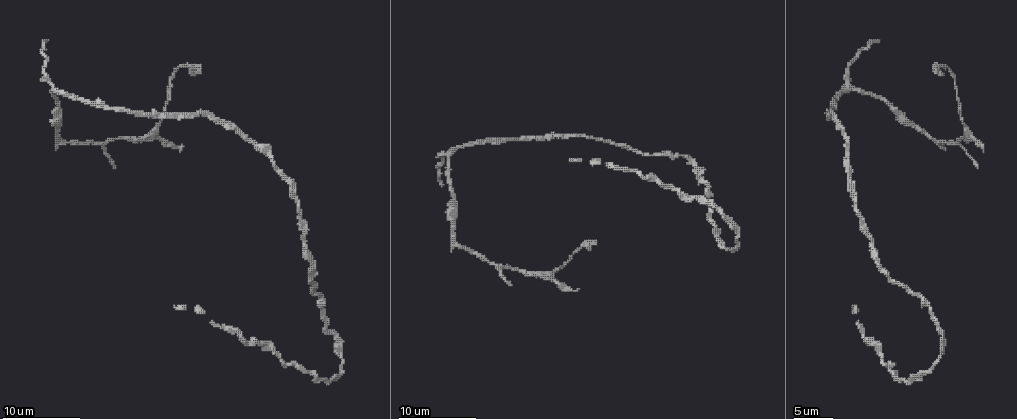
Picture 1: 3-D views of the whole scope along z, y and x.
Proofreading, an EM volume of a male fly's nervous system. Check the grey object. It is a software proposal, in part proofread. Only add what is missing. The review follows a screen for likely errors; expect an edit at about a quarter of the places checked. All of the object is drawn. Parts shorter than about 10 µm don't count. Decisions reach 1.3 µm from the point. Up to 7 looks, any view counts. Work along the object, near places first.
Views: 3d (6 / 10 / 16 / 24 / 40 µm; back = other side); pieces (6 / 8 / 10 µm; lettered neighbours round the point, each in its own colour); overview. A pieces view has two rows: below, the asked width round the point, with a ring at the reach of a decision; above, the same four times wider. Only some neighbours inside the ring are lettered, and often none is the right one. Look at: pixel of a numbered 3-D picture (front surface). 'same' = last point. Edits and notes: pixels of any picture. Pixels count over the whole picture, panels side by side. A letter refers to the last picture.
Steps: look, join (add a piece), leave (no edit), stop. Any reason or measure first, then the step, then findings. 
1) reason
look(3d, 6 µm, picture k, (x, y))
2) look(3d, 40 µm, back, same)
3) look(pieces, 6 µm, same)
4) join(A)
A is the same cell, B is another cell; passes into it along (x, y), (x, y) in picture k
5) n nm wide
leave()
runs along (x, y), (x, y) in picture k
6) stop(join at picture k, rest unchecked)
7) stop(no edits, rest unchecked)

branch stops here
look(pieces, 6 µm, picture 1, (114, 165))

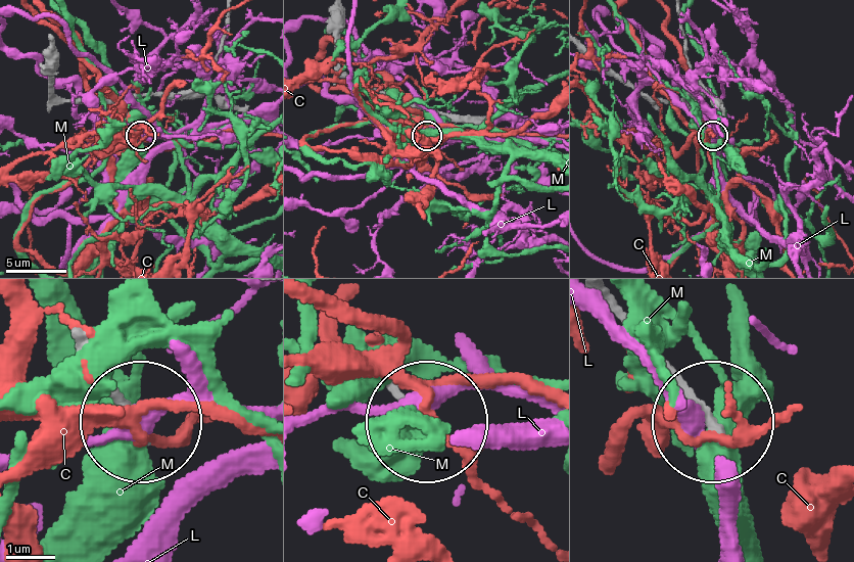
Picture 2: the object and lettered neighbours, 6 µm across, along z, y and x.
leave()
C, L and M are other cells; runs along (80, 356), (132, 412) in picture 2; no lettered piece goes on from it

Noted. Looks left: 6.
an open end
look(pieces, 8 µm, picture 1, (944, 147))

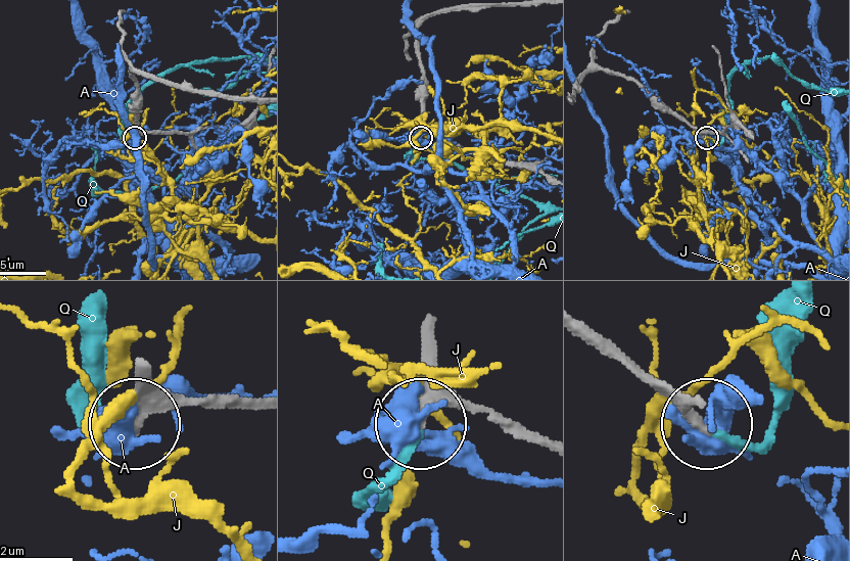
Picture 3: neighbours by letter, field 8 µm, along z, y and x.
join(Q)
Q is the same cell, A and J are other cells; it goes on there

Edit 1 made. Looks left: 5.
see it whole again
look(overview)

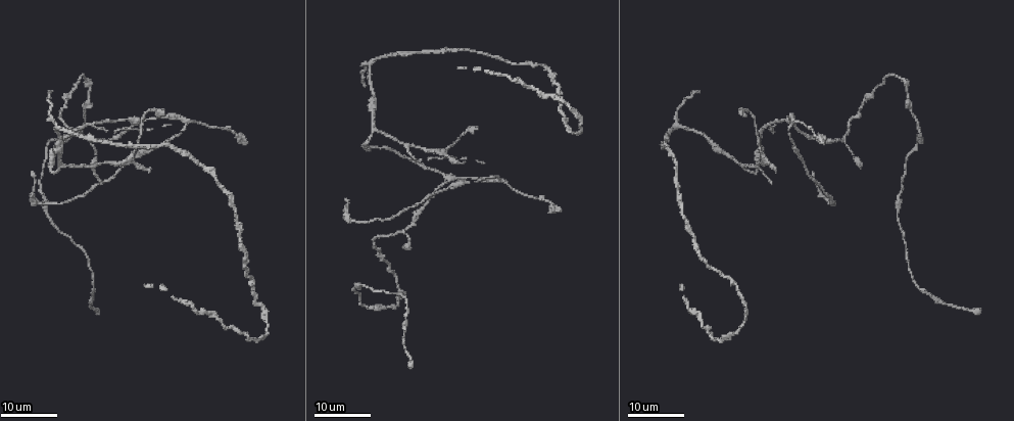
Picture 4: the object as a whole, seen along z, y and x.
branch stops here
look(3d, 24 µm, picture 4, (365, 86))

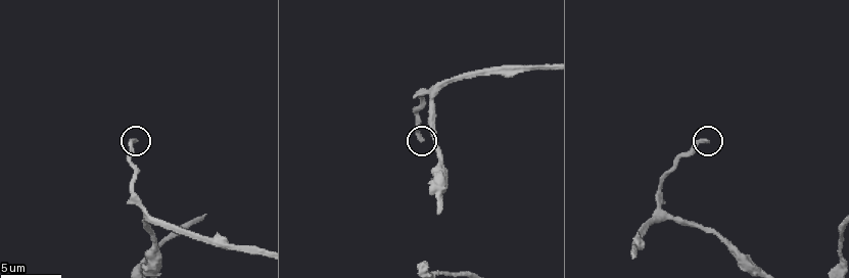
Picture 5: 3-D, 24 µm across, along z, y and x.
what lies round it
look(pieces, 8 µm, picture 5, (421, 139))

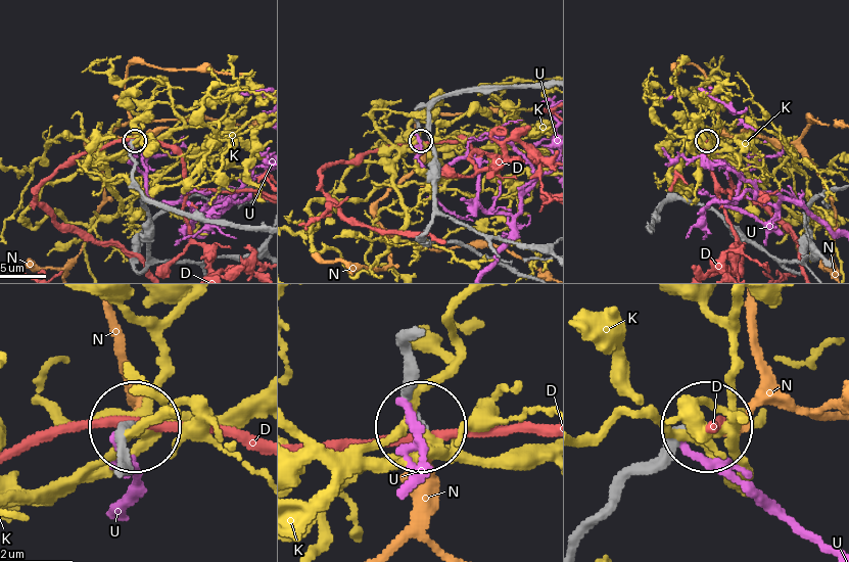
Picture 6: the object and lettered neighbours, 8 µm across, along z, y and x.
join(N)
N is the same cell, D, K and U are other cells; it goes on there

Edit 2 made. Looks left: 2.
stop(join at picture 3, join at picture 6, rest unchecked)

